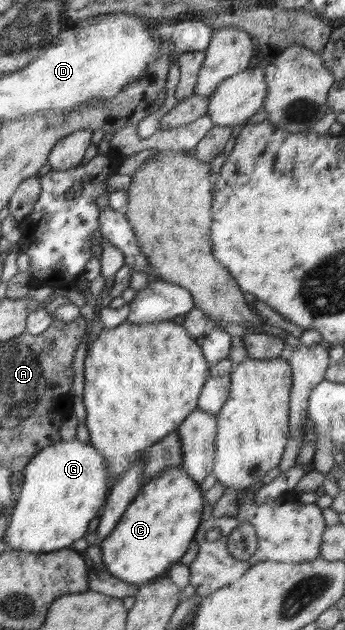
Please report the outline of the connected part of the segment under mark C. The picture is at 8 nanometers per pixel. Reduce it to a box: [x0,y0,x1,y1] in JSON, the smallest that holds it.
[99,466,204,588]

